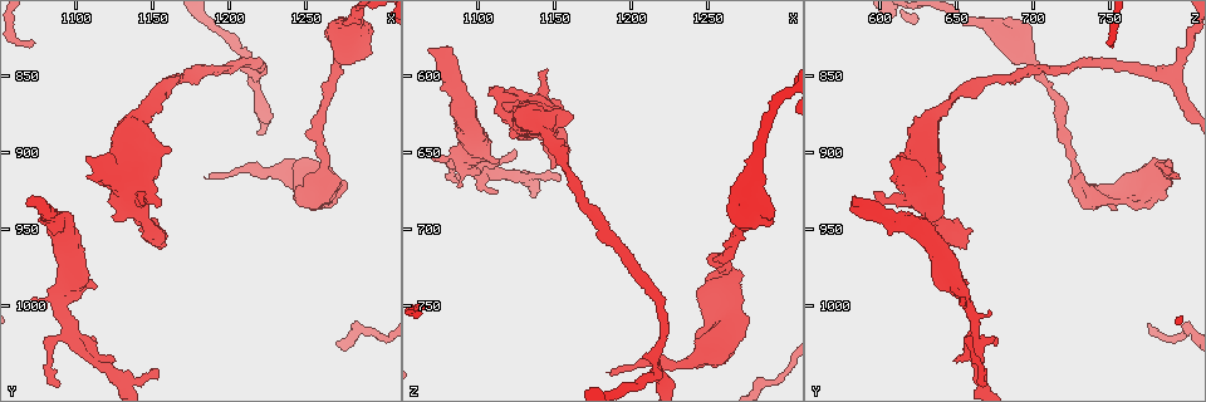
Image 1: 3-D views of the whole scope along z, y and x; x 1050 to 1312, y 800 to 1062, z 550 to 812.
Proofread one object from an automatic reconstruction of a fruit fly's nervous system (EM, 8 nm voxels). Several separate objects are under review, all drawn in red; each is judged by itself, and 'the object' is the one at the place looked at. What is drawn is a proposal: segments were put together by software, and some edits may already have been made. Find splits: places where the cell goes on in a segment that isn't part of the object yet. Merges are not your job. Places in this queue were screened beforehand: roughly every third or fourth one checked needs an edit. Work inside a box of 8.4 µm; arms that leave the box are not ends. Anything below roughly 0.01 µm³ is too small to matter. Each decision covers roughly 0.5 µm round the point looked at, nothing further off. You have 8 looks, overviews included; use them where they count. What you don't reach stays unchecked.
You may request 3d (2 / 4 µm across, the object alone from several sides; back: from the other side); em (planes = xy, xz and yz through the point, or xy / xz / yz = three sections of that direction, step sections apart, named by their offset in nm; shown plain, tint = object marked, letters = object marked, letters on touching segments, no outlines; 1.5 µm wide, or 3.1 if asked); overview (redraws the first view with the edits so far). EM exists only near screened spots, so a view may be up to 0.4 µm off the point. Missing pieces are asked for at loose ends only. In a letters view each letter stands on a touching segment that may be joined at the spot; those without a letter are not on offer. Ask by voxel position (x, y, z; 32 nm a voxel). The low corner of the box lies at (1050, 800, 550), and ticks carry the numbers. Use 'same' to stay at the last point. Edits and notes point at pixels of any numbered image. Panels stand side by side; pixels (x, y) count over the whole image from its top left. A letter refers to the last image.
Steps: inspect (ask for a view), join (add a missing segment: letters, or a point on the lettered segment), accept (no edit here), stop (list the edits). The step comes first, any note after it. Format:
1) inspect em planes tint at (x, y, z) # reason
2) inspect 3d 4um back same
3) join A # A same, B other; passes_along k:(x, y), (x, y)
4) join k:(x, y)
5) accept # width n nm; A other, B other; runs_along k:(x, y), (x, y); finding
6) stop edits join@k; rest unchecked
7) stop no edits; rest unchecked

inspect em planes tint at (1162, 900, 624) # an open end

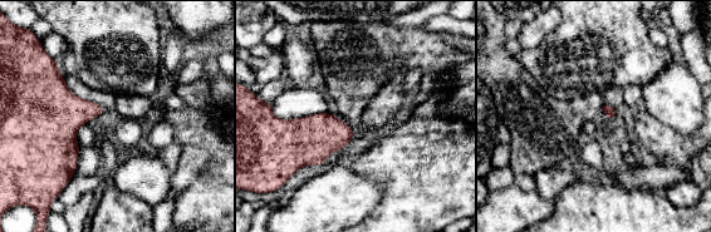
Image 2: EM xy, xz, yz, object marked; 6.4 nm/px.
inspect em planes letters same

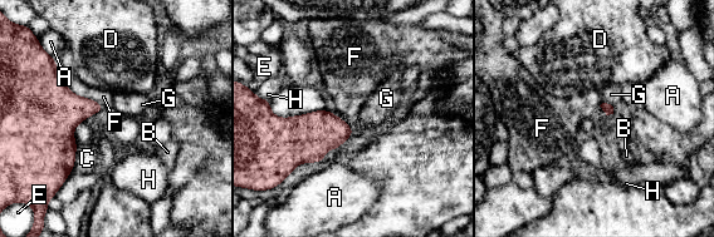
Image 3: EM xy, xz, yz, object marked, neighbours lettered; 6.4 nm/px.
accept # A other, B other, C other, D other, E other, F other, G other, H other; border 3:(92, 98), (104, 108); none of them fits

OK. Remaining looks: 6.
inspect em planes letters at (1066, 932, 582) # stops while still wide

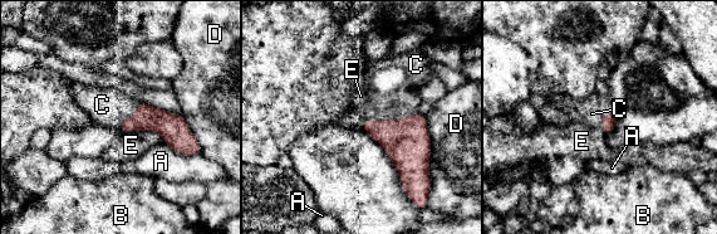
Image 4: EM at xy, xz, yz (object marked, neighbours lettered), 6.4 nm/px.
join C # A other, B other, C same, D other, E other; it goes on there

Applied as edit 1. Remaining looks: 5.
inspect em planes letters at (1184, 916, 796) # free end

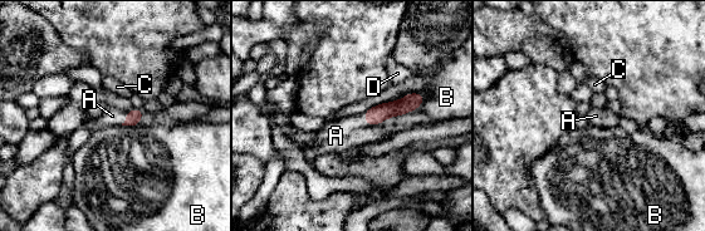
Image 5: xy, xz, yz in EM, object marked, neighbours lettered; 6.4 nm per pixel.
join A # A same, B other, C other, D other; passes_along 5:(133, 117), (126, 118), (112, 116); the cell continues

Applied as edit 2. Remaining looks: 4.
stop edits join@4, join@5; rest unchecked

